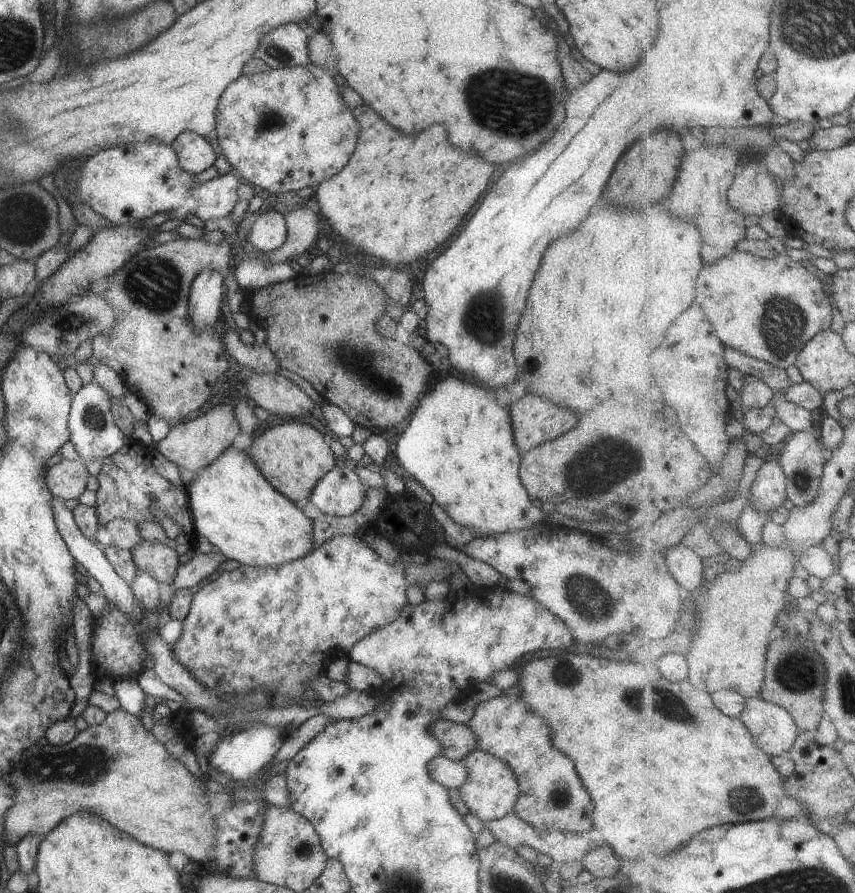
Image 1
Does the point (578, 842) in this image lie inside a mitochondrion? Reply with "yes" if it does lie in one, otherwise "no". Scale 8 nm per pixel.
no

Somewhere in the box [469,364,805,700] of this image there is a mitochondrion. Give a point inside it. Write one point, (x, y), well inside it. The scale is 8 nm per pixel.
(584, 594)

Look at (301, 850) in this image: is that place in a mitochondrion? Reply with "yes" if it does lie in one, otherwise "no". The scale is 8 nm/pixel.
yes

